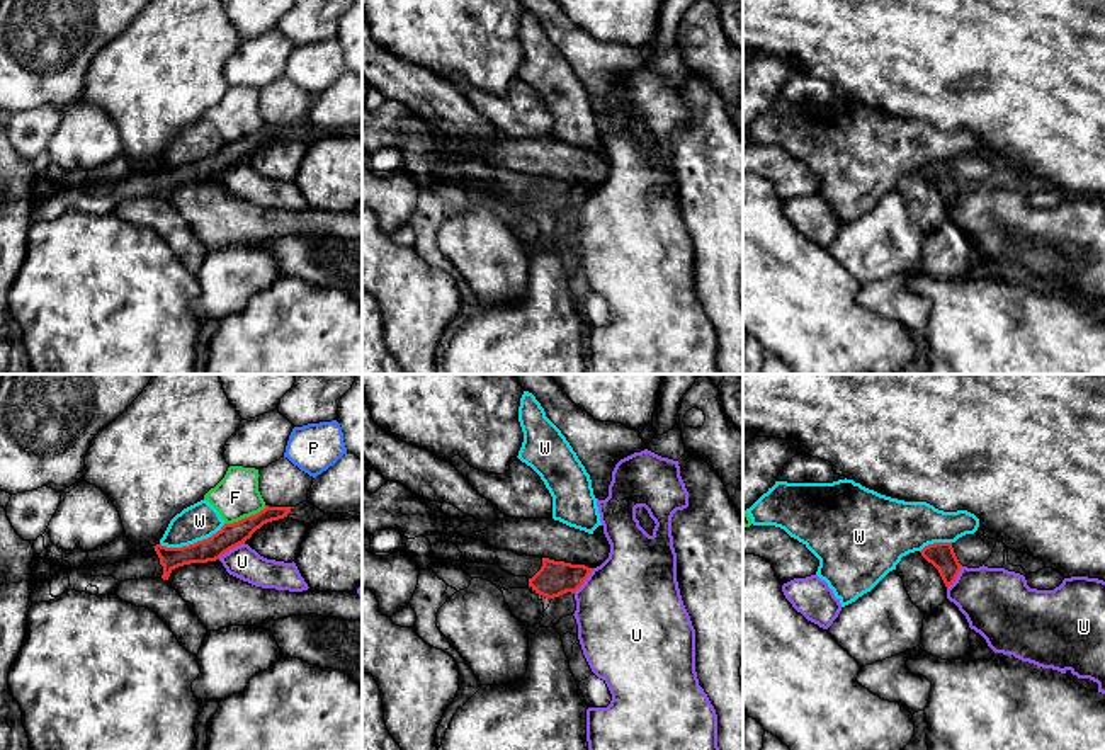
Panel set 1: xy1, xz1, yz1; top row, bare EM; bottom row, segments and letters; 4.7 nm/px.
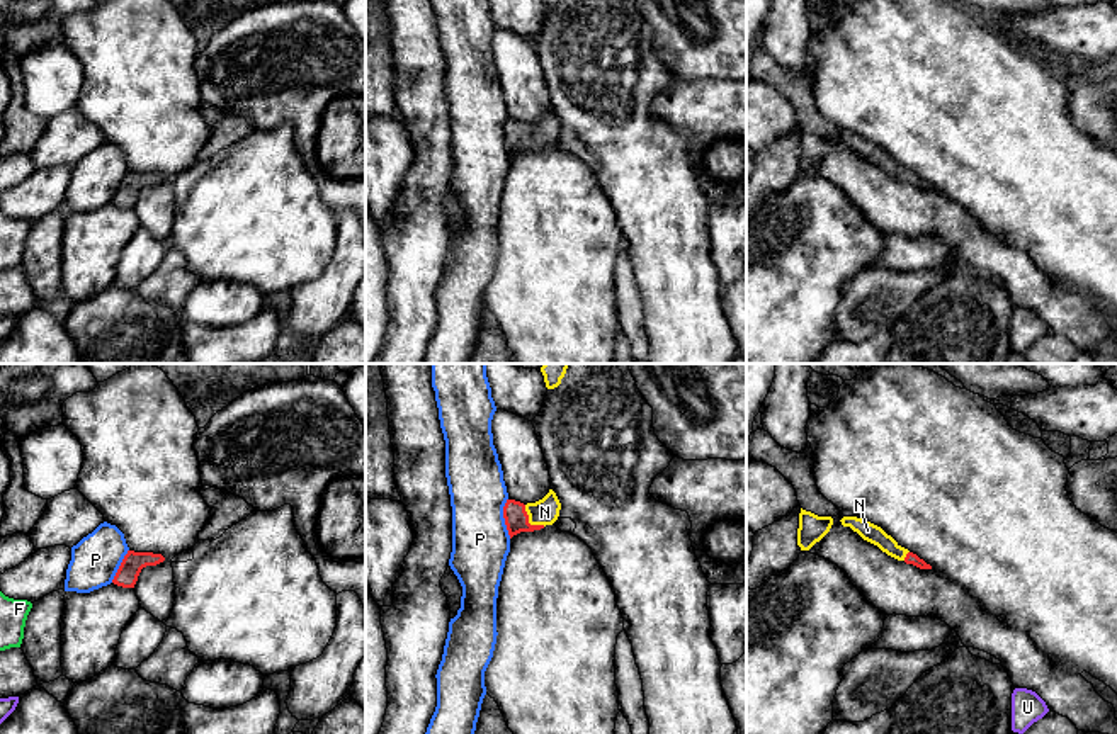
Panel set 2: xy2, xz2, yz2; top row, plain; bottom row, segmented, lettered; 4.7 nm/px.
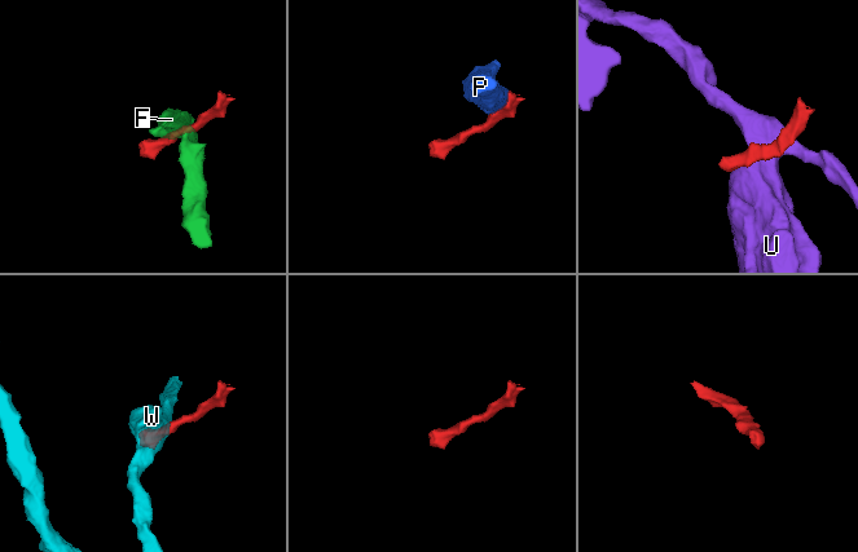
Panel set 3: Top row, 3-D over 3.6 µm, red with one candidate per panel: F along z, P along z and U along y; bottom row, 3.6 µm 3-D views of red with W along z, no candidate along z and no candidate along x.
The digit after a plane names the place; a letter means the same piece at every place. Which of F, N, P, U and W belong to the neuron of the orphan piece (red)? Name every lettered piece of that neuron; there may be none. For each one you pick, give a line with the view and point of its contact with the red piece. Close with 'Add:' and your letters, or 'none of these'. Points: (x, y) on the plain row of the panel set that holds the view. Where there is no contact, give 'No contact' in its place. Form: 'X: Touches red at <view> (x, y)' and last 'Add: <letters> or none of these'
N: Touches red at xz2 (527, 141)
Add: N

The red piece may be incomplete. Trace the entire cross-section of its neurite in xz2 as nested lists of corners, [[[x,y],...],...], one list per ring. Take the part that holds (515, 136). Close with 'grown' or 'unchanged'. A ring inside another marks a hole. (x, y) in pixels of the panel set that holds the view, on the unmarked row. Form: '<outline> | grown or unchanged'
[[[553,109],[536,122],[524,124],[515,119],[507,119],[503,138],[510,158],[520,151],[534,151],[553,144],[559,136],[559,129],[561,122]]] | grown

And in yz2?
[[[843,136],[840,141],[843,146],[850,146],[853,151],[857,151],[864,160],[877,165],[887,175],[898,180],[904,180],[906,184],[913,184],[920,189],[932,189],[930,184],[927,184],[923,178],[920,178],[916,173],[910,172],[908,168],[901,167],[881,146],[857,136]]] | grown

